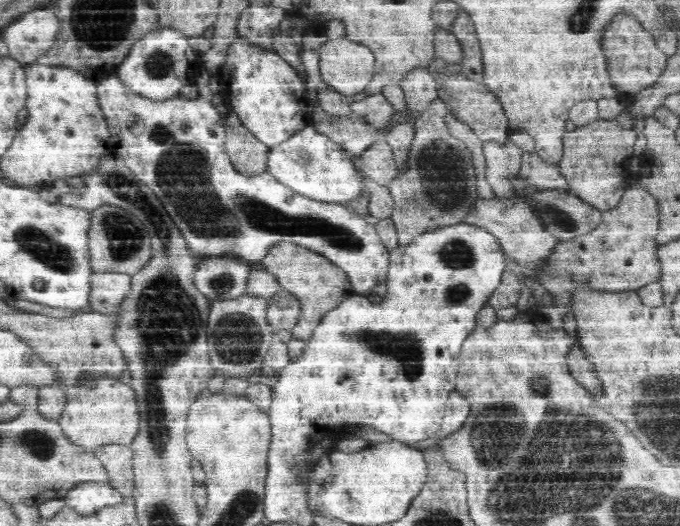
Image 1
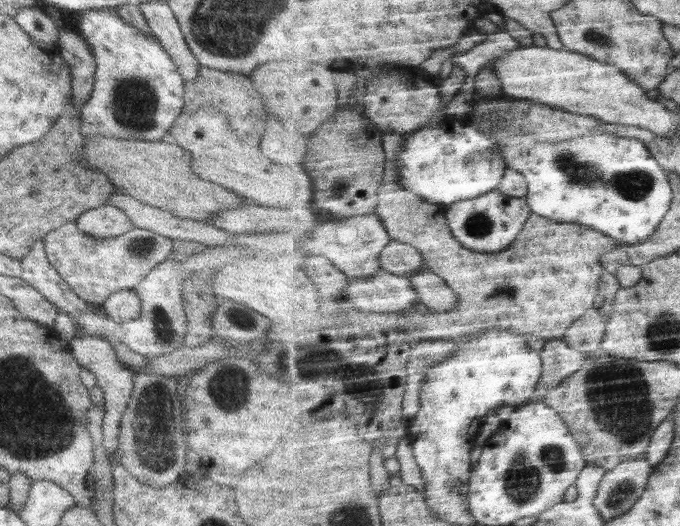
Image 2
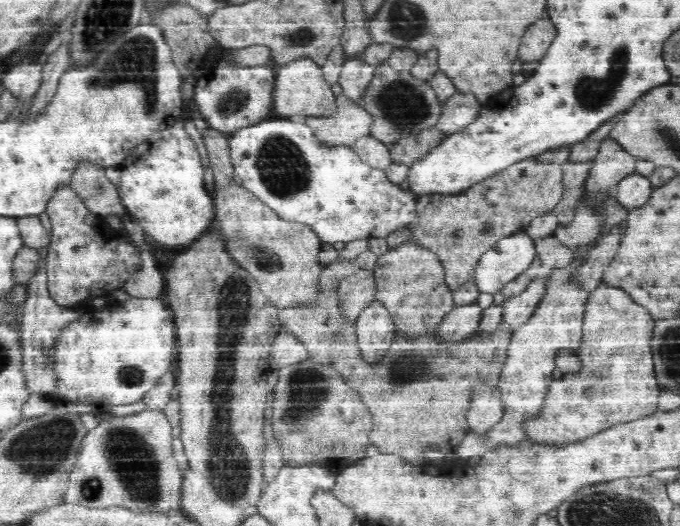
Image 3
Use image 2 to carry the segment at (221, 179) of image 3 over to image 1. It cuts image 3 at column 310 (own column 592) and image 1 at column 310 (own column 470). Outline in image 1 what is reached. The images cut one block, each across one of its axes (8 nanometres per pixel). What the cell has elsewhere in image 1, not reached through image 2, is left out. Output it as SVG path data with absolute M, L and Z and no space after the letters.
M284 241L270 248L261 261L266 270L278 277L284 289L301 300L301 313L292 328L296 338L308 340L329 310L336 308L345 298L356 295L346 272L316 250Z

